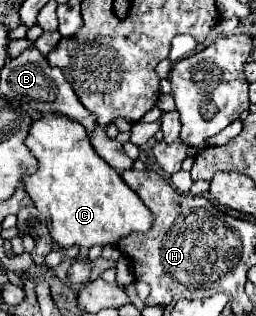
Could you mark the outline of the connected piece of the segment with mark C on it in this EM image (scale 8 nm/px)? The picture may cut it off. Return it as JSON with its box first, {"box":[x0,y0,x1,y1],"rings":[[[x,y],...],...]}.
{"box":[24,115,154,249],"rings":[[[42,115],[32,123],[26,147],[34,153],[40,167],[24,179],[26,191],[36,209],[46,217],[52,239],[60,247],[90,249],[94,245],[118,245],[130,233],[144,233],[154,217],[142,199],[124,183],[96,151],[90,147],[86,129],[64,115]]]}

